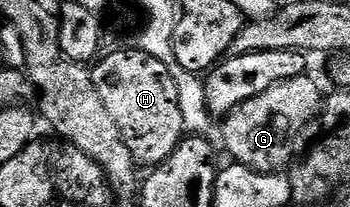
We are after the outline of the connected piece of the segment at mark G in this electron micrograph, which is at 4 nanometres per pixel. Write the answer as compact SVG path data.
M305 74L280 81L225 116L222 139L235 162L256 171L281 172L307 150L306 129L321 114L324 102L324 91L310 78Z

